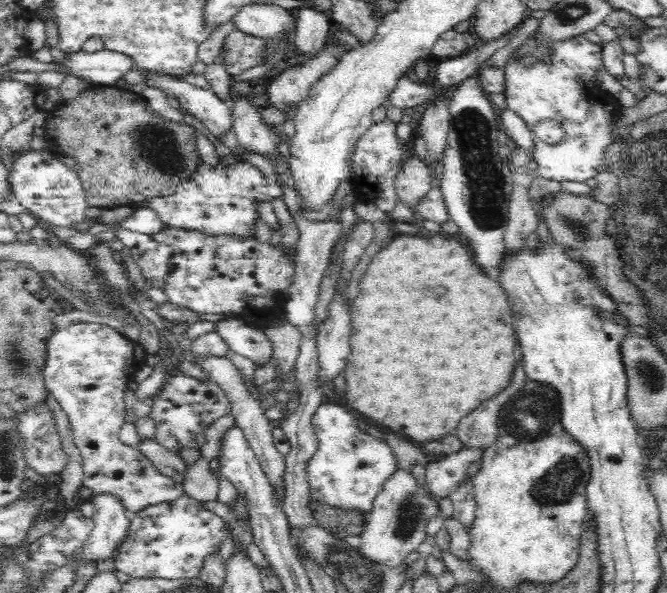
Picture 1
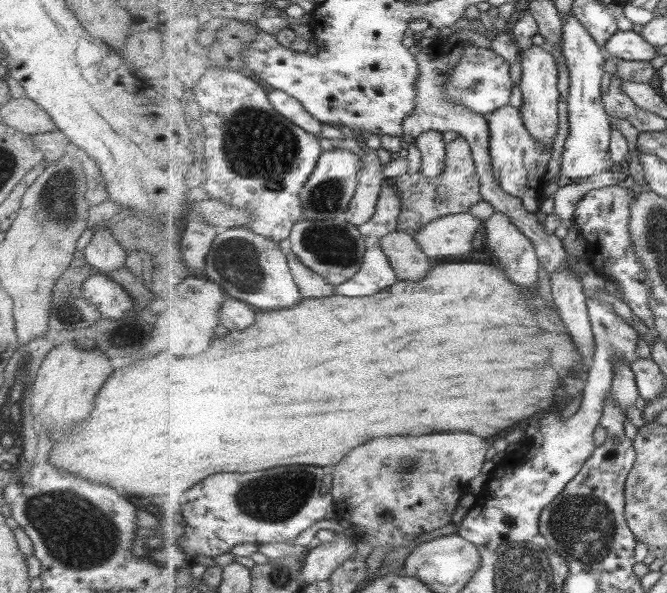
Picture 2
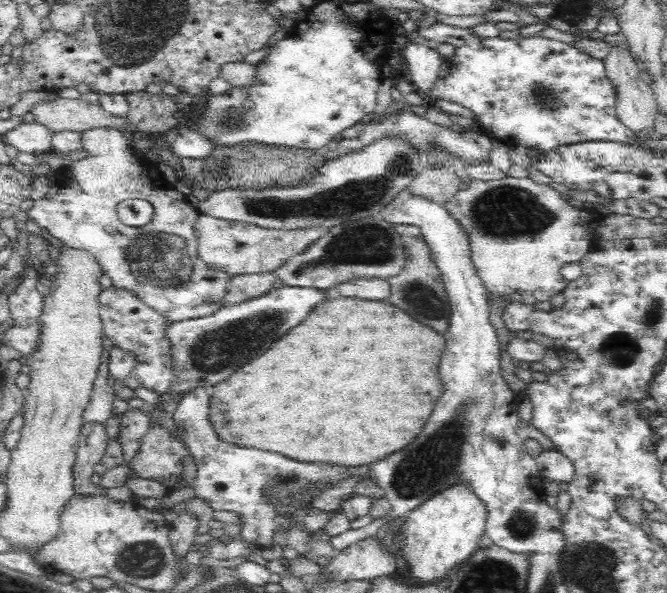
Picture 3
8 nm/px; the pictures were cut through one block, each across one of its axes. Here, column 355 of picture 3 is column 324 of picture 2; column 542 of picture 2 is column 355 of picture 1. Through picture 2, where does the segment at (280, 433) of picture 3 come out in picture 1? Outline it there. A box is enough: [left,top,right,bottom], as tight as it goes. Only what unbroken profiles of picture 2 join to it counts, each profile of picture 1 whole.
[344,234,516,442]

